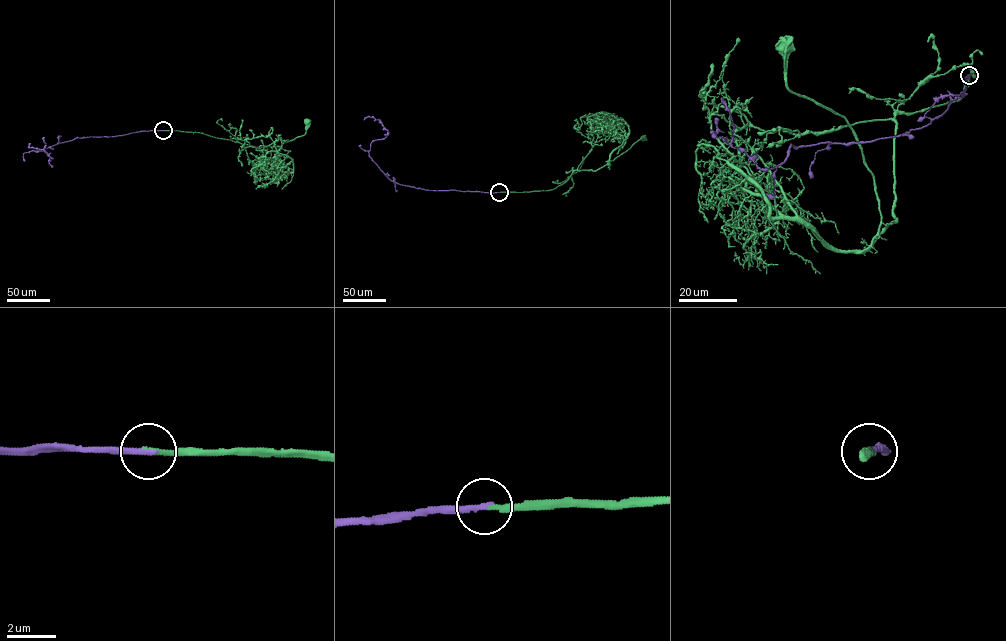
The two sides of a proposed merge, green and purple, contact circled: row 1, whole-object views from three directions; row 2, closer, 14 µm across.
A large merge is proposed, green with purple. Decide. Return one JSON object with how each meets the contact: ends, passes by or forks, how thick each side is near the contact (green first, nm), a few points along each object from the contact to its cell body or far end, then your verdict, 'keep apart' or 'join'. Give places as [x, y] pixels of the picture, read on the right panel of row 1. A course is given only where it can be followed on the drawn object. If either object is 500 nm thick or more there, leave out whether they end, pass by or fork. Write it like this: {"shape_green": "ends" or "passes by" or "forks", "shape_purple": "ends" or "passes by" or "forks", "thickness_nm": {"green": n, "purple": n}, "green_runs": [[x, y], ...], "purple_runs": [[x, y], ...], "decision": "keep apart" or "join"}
{"shape_green": "ends", "shape_purple": "ends", "thickness_nm": {"green": 240, "purple": 240}, "green_runs": [[969, 74], [959, 99], [895, 116], [896, 219], [871, 245], [873, 174], [843, 117], [787, 87], [785, 45]], "purple_runs": [[969, 75], [964, 96], [929, 124], [869, 141], [792, 144], [770, 169], [716, 137], [716, 117]], "decision": "join"}

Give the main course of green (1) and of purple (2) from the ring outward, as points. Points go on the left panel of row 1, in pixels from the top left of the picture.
1: (163, 130), (203, 133), (239, 142), (256, 172), (272, 180), (274, 155), (283, 143), (305, 134), (307, 121)
2: (163, 130), (75, 138), (32, 150), (44, 151), (52, 158), (42, 149), (30, 148), (29, 143)

